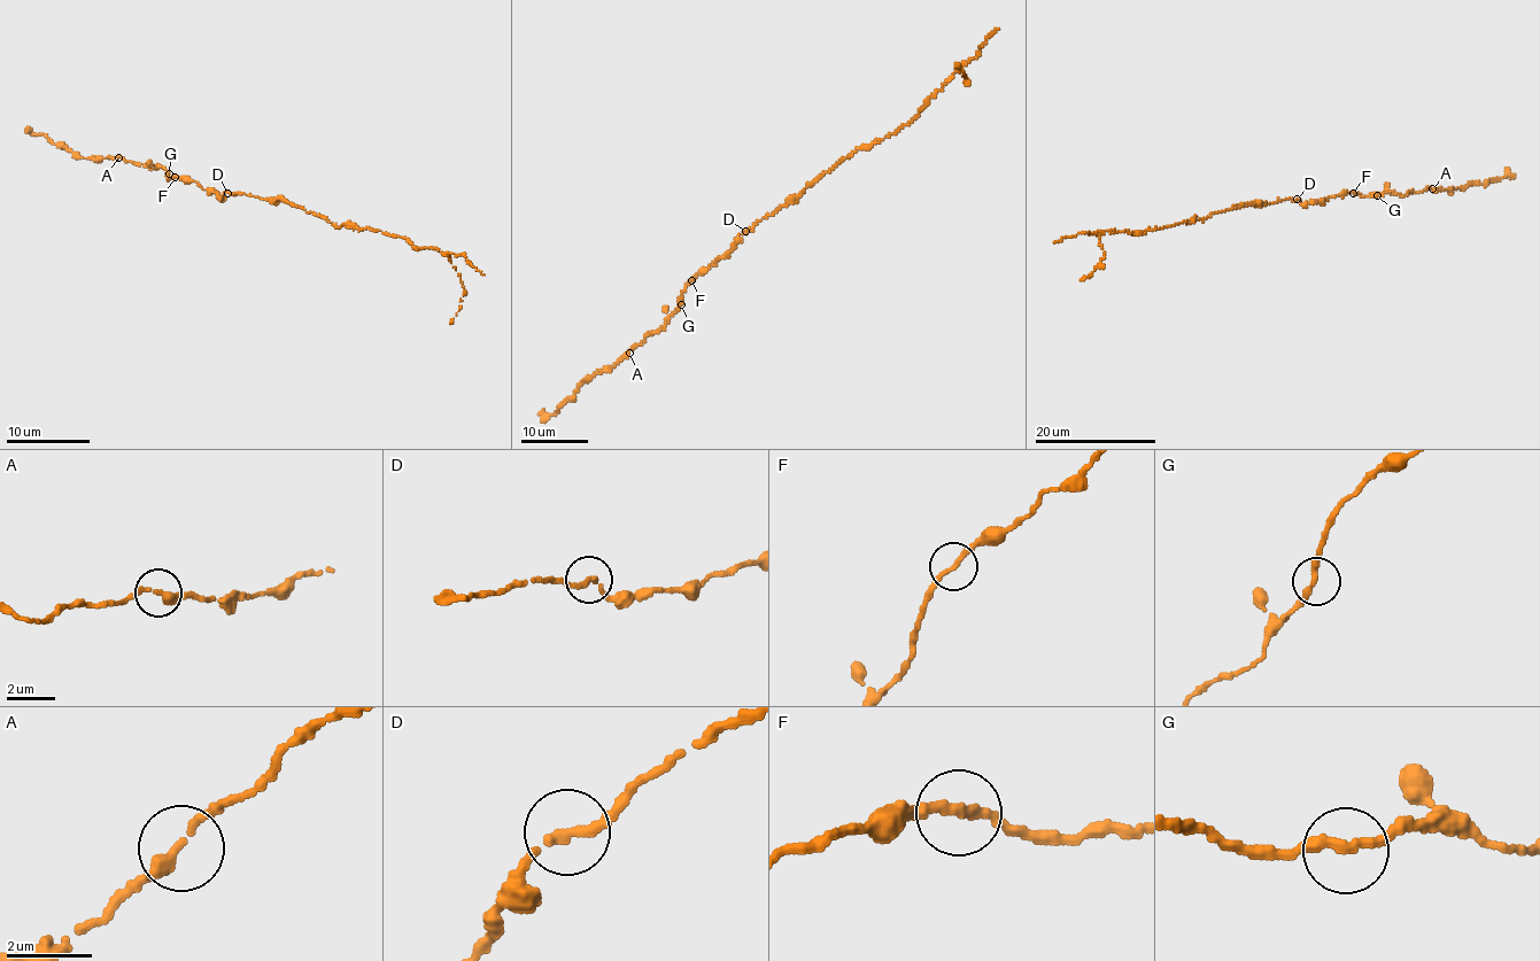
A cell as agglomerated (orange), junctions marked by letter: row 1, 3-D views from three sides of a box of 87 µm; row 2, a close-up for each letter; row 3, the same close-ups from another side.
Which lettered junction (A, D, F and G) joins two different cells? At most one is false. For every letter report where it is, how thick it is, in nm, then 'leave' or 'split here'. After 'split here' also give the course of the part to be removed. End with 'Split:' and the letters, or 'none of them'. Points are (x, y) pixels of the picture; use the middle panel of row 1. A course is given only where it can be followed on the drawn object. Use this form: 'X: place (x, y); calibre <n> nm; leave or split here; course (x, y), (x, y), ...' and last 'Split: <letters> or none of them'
A: place (629, 353); calibre 280 nm; leave
D: place (745, 231); calibre 240 nm; leave
F: place (691, 280); calibre 240 nm; leave
G: place (681, 304); calibre 280 nm; leave
Split: none of them

